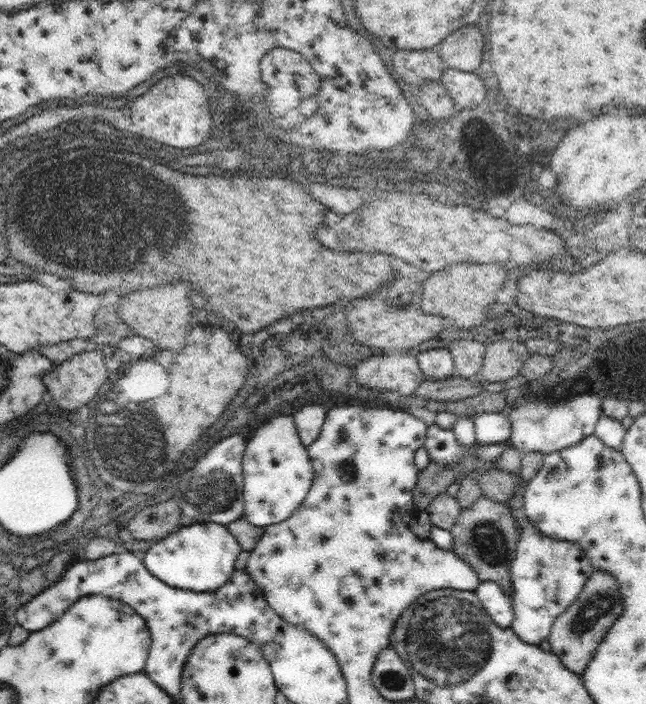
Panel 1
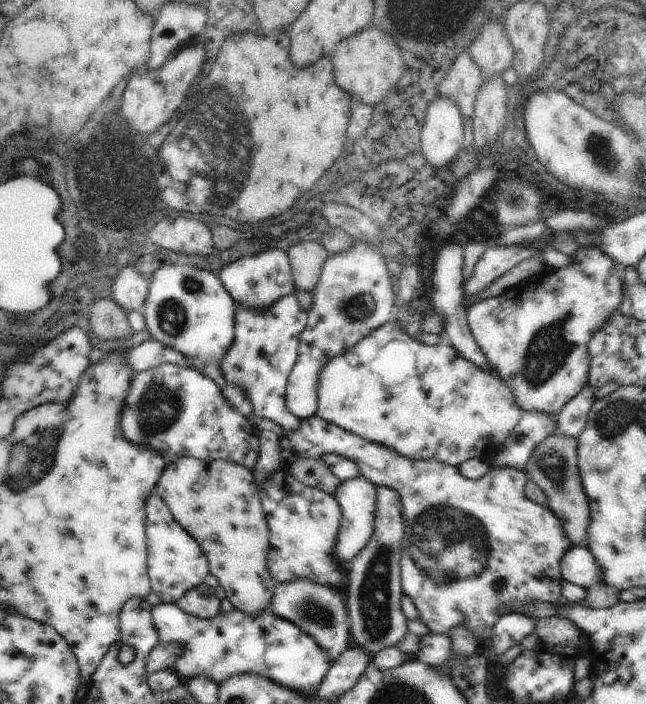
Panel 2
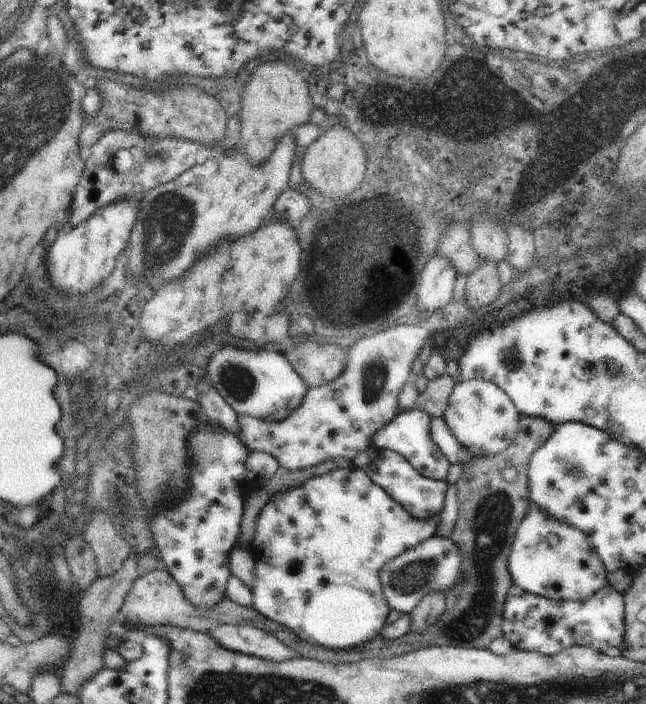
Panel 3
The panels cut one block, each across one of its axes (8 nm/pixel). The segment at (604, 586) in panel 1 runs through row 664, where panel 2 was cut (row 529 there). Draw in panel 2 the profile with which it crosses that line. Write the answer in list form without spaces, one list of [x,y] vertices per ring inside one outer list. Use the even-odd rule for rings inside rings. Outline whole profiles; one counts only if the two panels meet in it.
[[[551,434],[543,442],[539,442],[533,448],[533,454],[525,462],[523,468],[527,480],[533,480],[535,486],[545,494],[549,510],[555,514],[555,518],[561,524],[561,530],[565,538],[569,540],[571,548],[581,548],[587,544],[587,528],[591,522],[589,514],[589,502],[583,494],[581,488],[581,478],[579,478],[579,468],[577,468],[577,440],[565,438]]]

